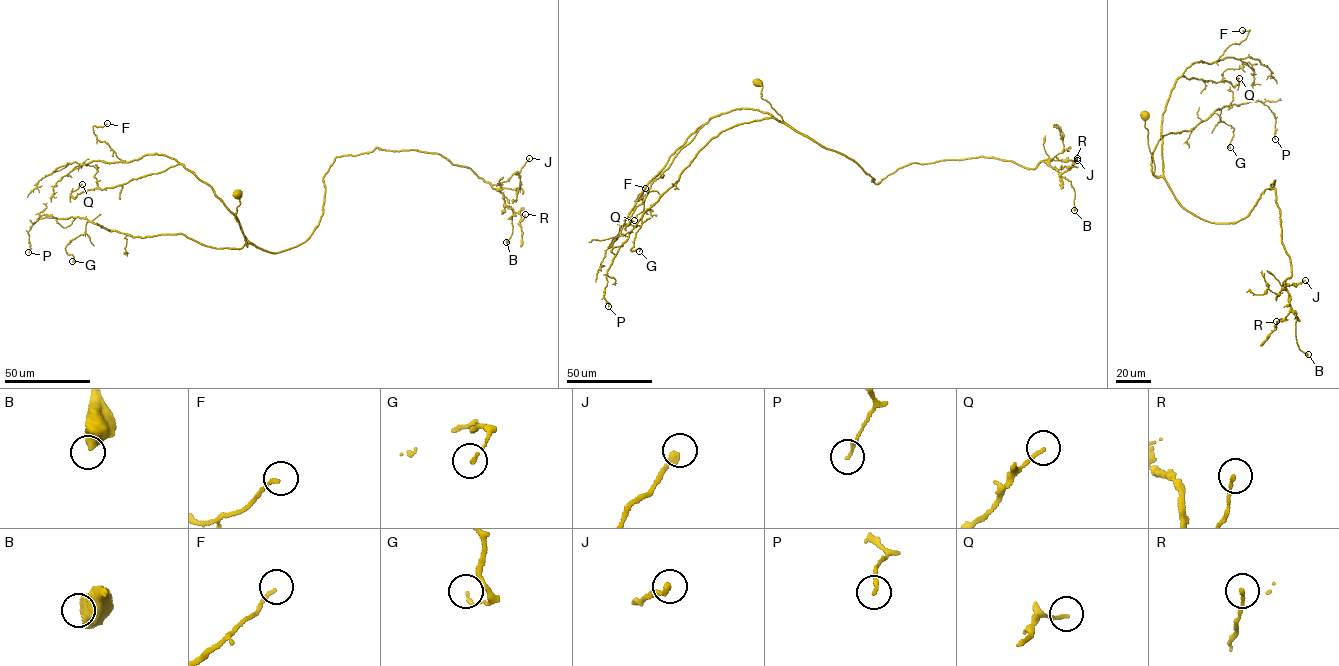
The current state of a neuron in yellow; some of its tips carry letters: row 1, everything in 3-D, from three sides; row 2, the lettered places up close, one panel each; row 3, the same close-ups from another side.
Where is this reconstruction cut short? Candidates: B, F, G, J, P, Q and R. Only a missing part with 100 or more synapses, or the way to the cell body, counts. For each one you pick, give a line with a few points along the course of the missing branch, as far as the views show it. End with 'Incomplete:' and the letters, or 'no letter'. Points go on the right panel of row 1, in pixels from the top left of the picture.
Incomplete: no letter

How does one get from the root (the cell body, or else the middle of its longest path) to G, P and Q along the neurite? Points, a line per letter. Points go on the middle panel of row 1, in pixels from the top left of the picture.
G: (758, 83), (762, 98), (783, 122), (773, 118), (741, 123), (712, 137), (645, 211), (630, 250), (639, 251)
P: (758, 83), (783, 122), (736, 124), (698, 151), (620, 246), (607, 272), (608, 306)
Q: (758, 83), (762, 98), (782, 122), (747, 107), (710, 118), (654, 179), (625, 228), (634, 220)

